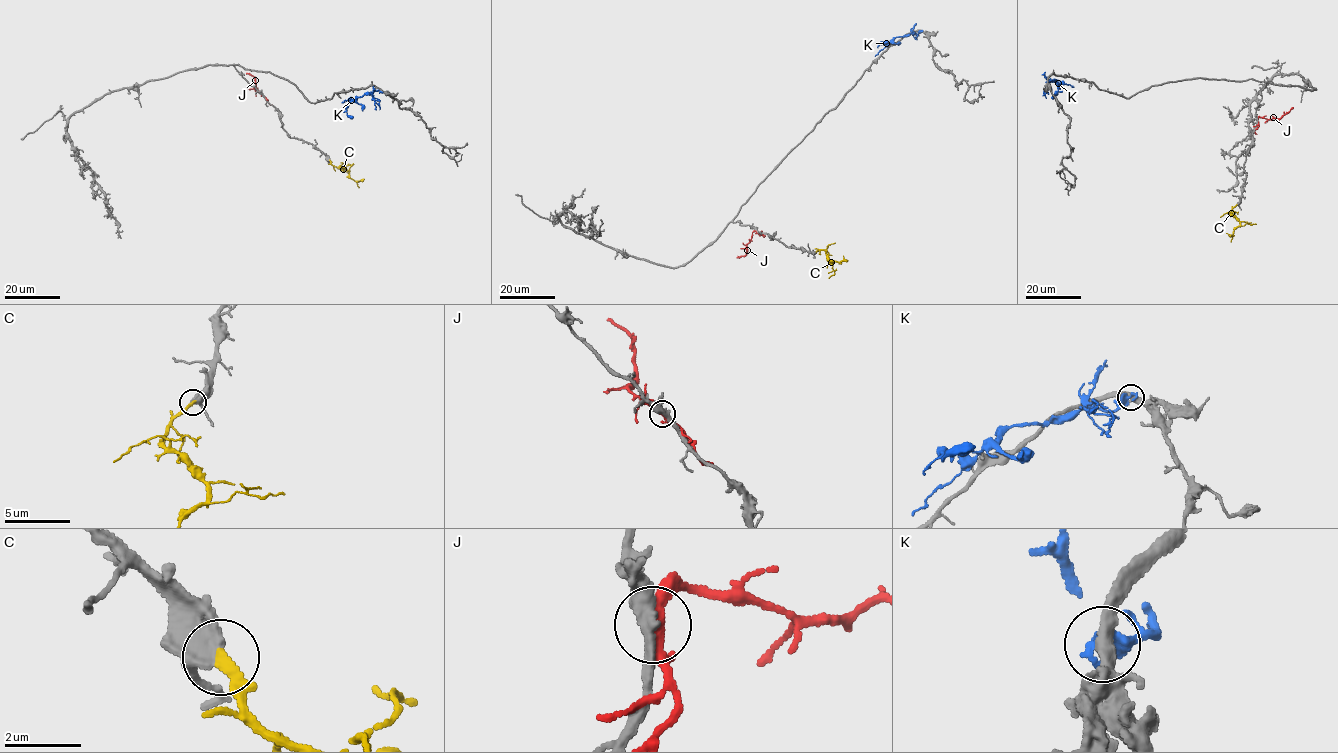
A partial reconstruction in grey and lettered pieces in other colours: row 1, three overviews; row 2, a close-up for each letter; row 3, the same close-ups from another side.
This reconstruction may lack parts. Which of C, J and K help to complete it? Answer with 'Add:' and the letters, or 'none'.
Add: C

